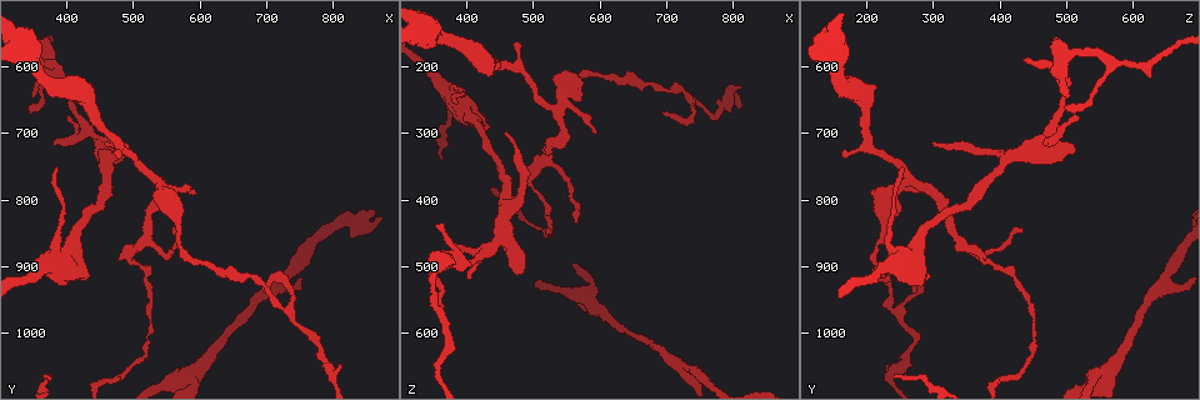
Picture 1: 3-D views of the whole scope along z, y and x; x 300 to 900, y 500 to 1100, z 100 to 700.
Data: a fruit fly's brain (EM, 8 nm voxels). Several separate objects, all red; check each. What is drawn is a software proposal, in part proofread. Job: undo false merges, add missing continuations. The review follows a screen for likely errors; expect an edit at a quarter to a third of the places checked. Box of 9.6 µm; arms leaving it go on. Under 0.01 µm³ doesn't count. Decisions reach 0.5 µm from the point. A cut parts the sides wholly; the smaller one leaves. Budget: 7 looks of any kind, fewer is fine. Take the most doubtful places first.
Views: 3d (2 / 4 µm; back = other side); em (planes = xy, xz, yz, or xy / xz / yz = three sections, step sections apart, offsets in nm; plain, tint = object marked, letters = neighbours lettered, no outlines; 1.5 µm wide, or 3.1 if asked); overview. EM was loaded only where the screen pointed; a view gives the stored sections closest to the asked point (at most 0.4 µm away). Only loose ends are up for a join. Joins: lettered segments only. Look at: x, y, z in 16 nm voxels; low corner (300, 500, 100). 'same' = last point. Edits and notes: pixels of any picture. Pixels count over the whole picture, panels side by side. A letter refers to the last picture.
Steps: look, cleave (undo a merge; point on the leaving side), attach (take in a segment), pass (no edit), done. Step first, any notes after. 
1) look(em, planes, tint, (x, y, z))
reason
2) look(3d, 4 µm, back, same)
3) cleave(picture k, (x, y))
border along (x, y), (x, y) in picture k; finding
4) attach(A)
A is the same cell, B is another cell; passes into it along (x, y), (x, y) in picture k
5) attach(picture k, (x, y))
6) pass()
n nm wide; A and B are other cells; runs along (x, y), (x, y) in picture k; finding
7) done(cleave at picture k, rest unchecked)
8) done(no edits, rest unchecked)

look(em, planes, letters, (595, 790, 300))
tapers out

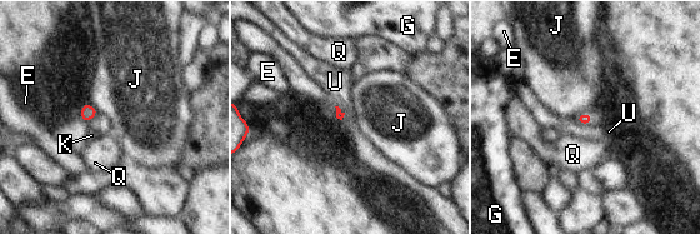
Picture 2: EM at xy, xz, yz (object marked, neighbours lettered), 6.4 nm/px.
pass()
E, G, J, K, Q and U are other cells; border along (576, 120), (581, 123), (593, 122) in picture 2; none of them fits

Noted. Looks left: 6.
look(em, planes, letters, (480, 735, 160))

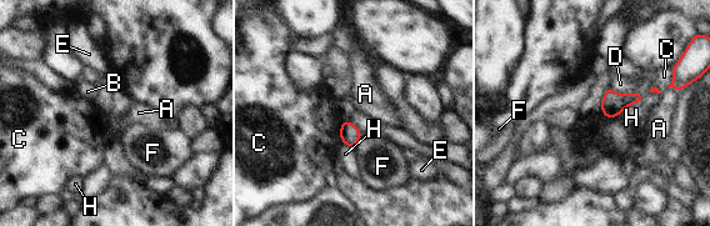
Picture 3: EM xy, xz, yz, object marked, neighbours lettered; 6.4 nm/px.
pass()
H touches over 180 nm; A, B, C, D, E, F and H are other cells; border along (341, 125), (340, 141) in picture 3; none of them fits

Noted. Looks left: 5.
look(em, planes, letters, (695, 940, 275))
thin end

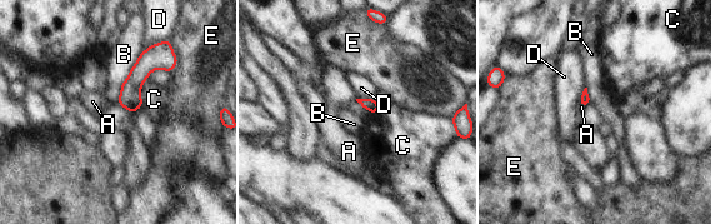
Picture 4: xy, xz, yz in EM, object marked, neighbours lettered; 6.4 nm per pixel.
pass()
A, B, C, D and E are other cells; no lettered segment goes on from it

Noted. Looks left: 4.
done(no edits, rest unchecked)

